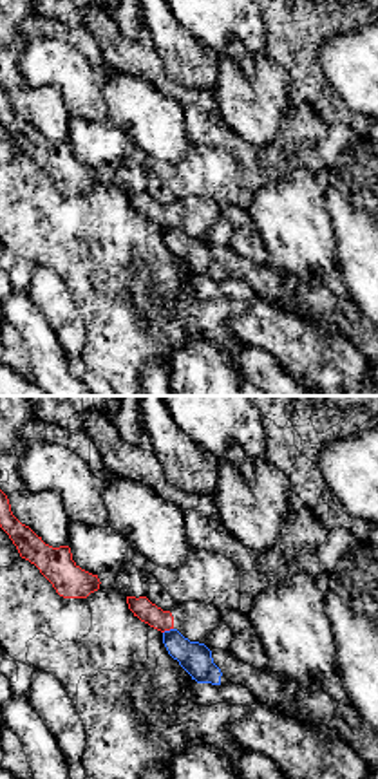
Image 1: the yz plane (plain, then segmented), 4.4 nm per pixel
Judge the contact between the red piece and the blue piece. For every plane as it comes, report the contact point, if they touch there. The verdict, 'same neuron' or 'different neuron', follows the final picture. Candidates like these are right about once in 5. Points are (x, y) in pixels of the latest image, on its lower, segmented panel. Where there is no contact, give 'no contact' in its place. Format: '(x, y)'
(167, 629)

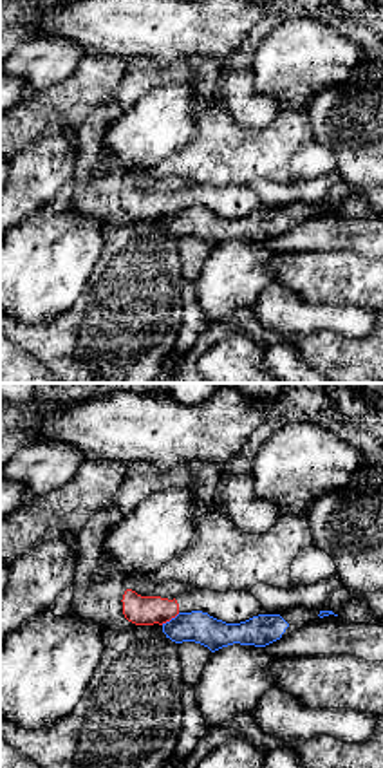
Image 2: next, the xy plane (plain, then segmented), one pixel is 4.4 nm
(170, 618)

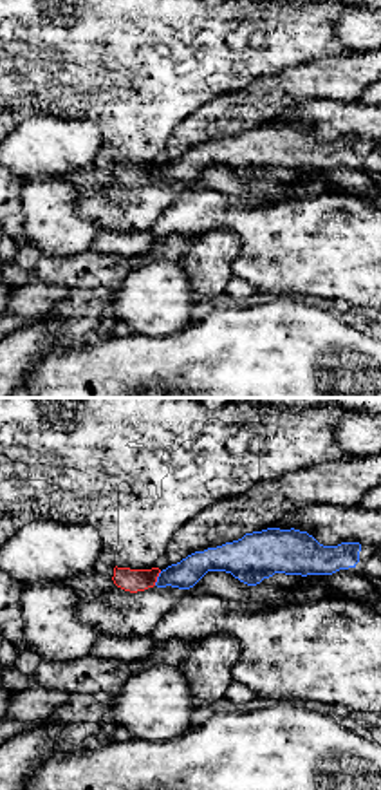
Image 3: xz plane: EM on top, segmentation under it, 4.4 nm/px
(156, 579)

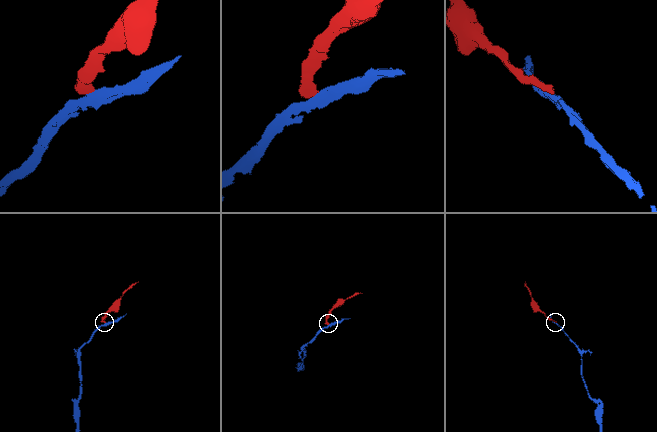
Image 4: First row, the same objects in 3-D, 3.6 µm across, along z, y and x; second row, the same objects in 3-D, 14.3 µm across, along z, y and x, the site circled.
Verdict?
different neuron

